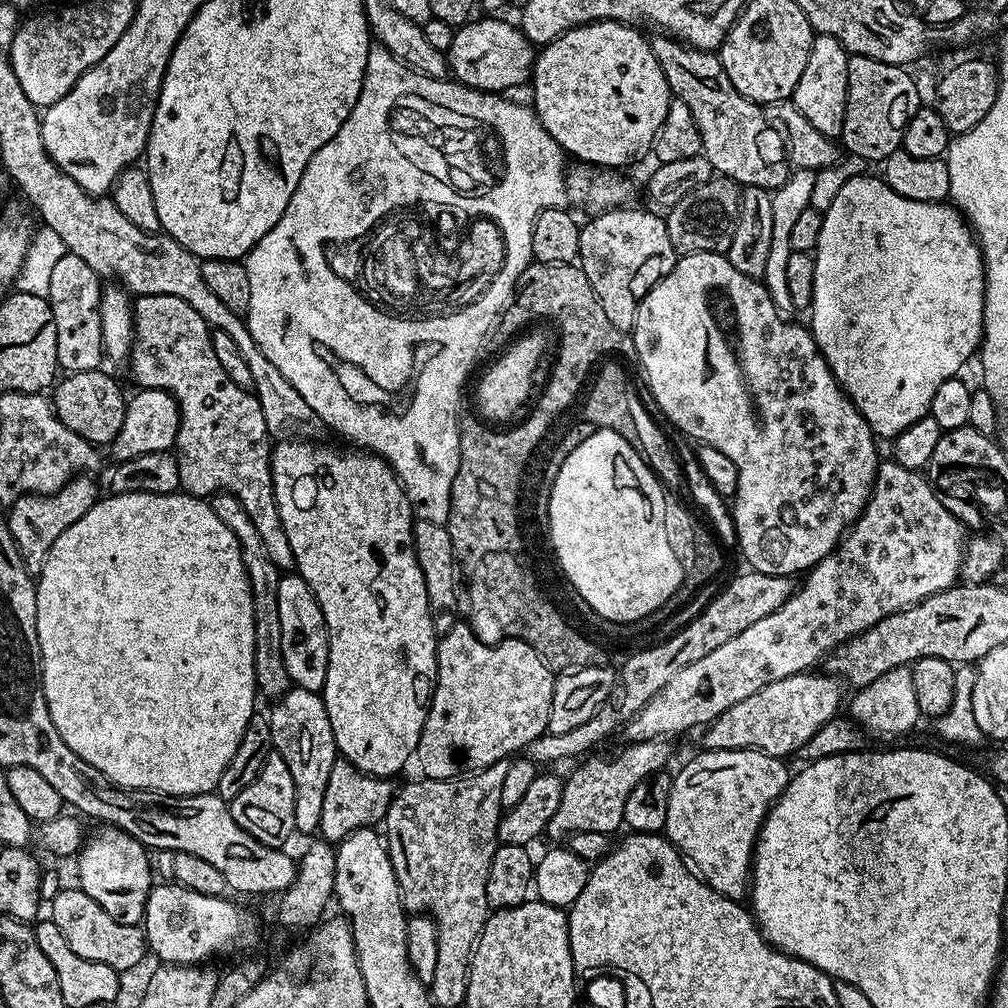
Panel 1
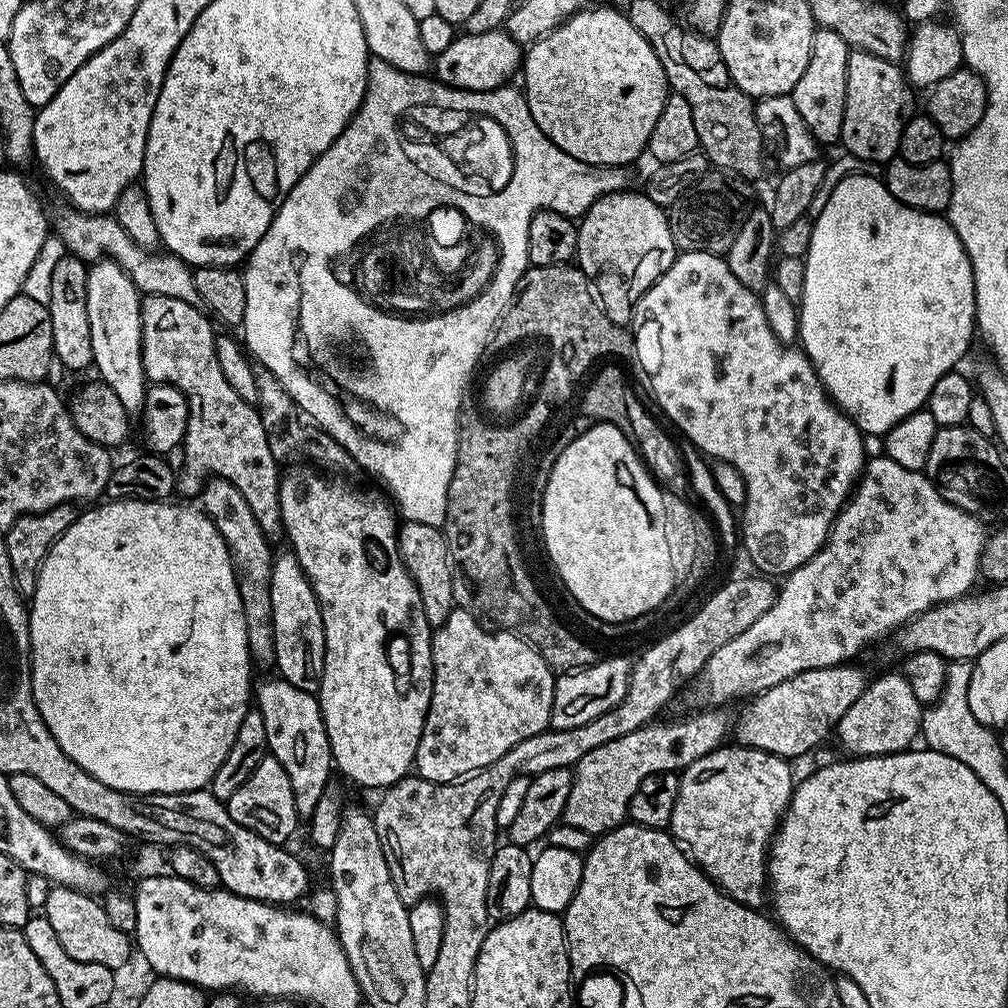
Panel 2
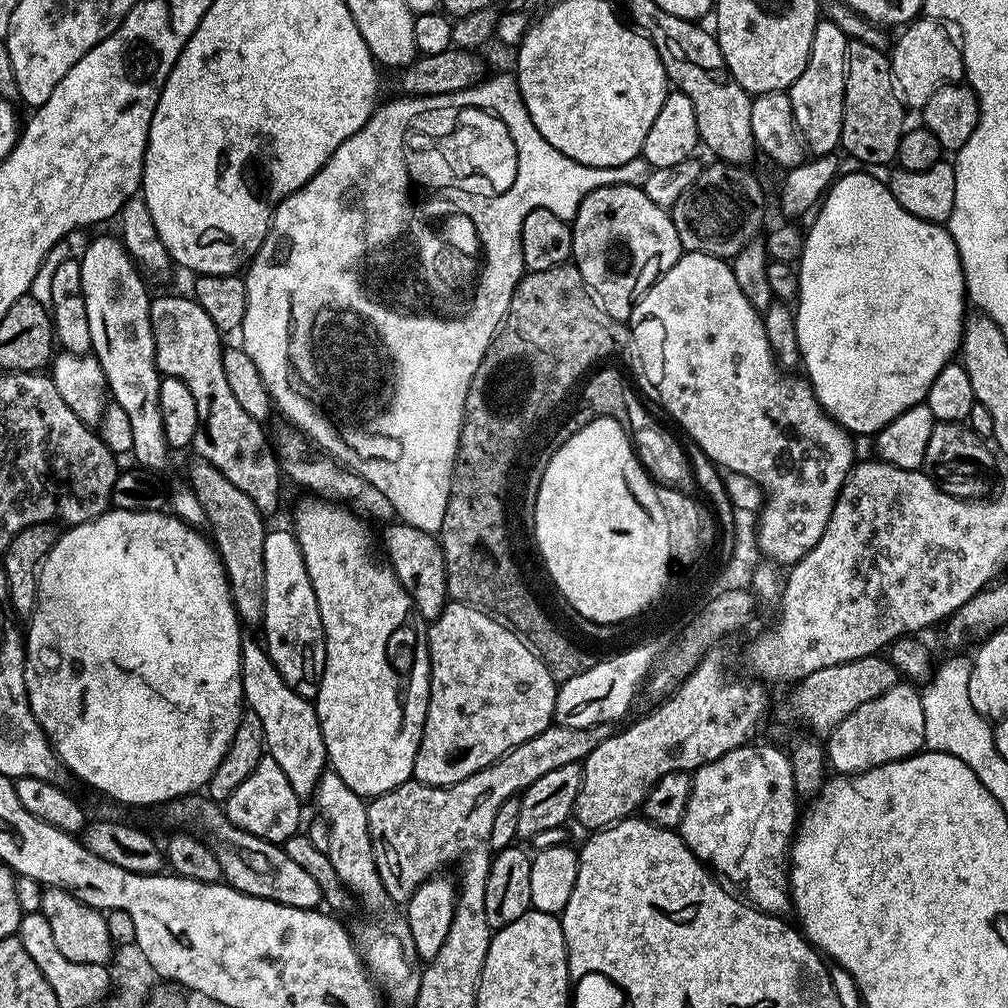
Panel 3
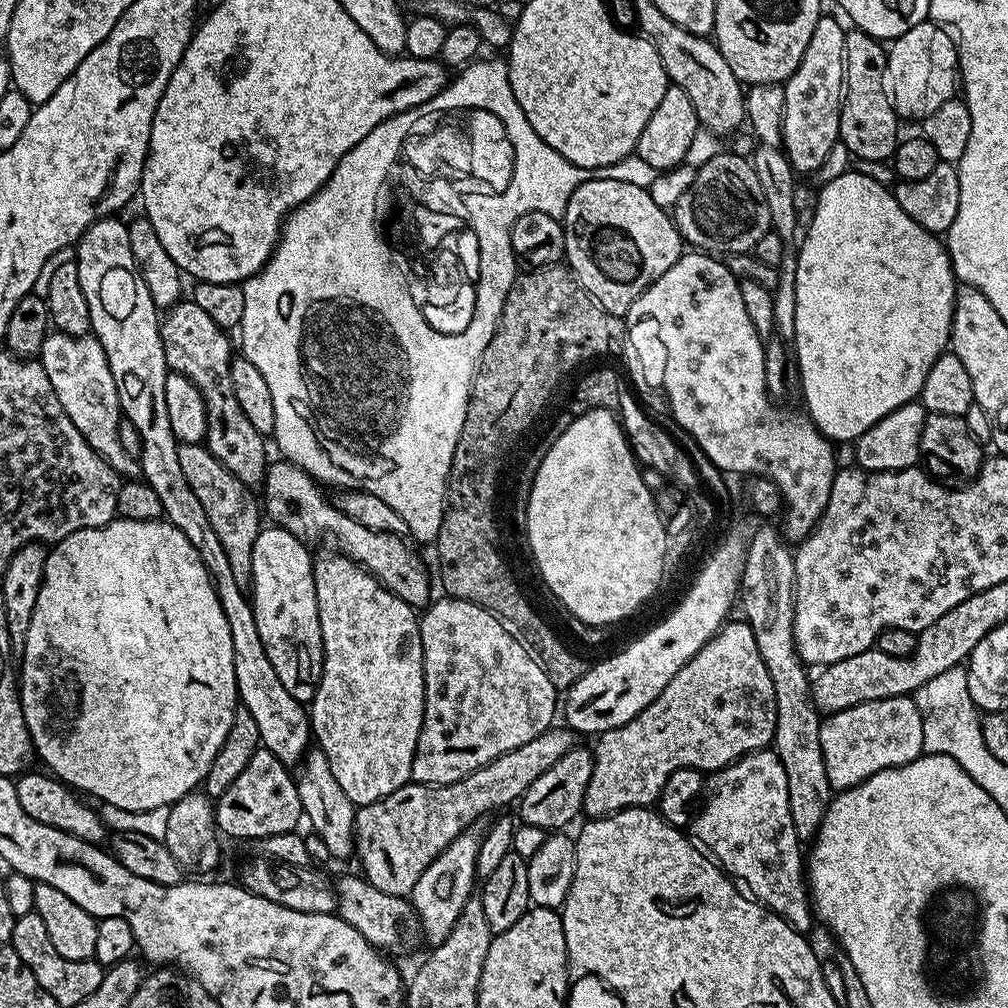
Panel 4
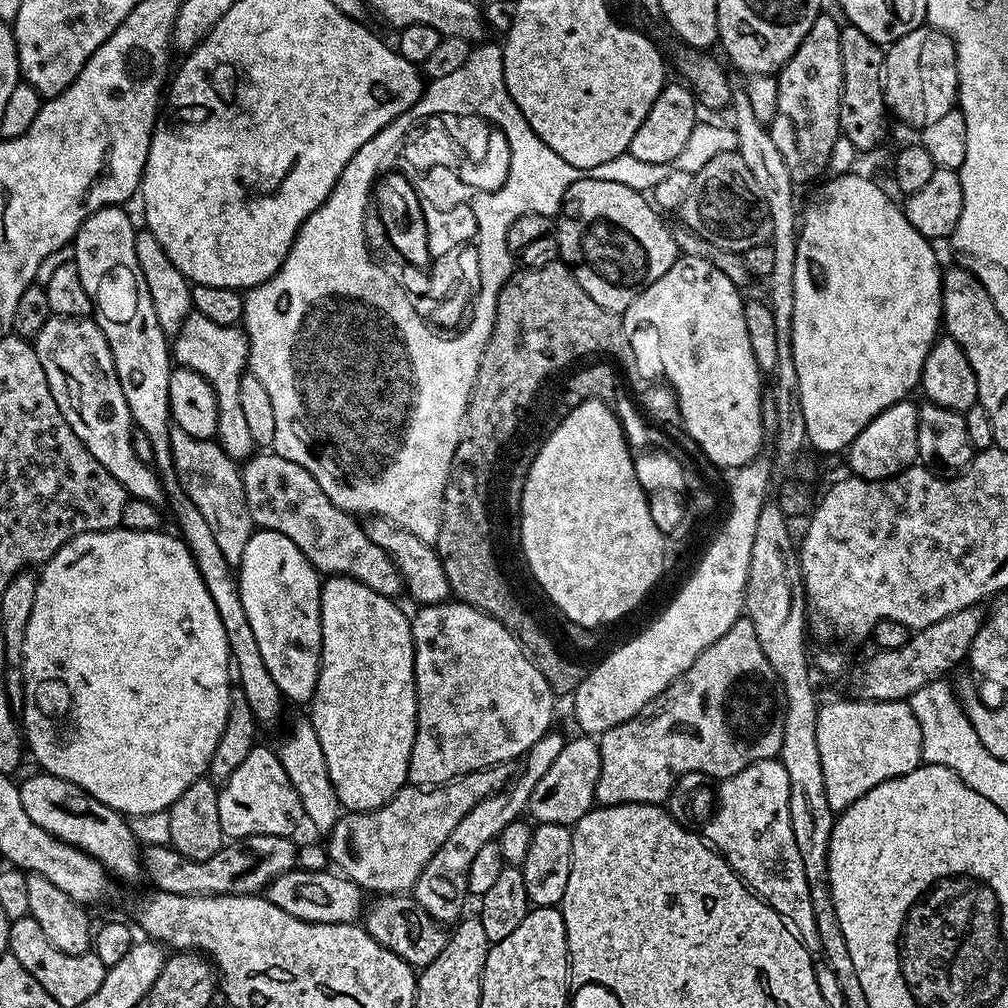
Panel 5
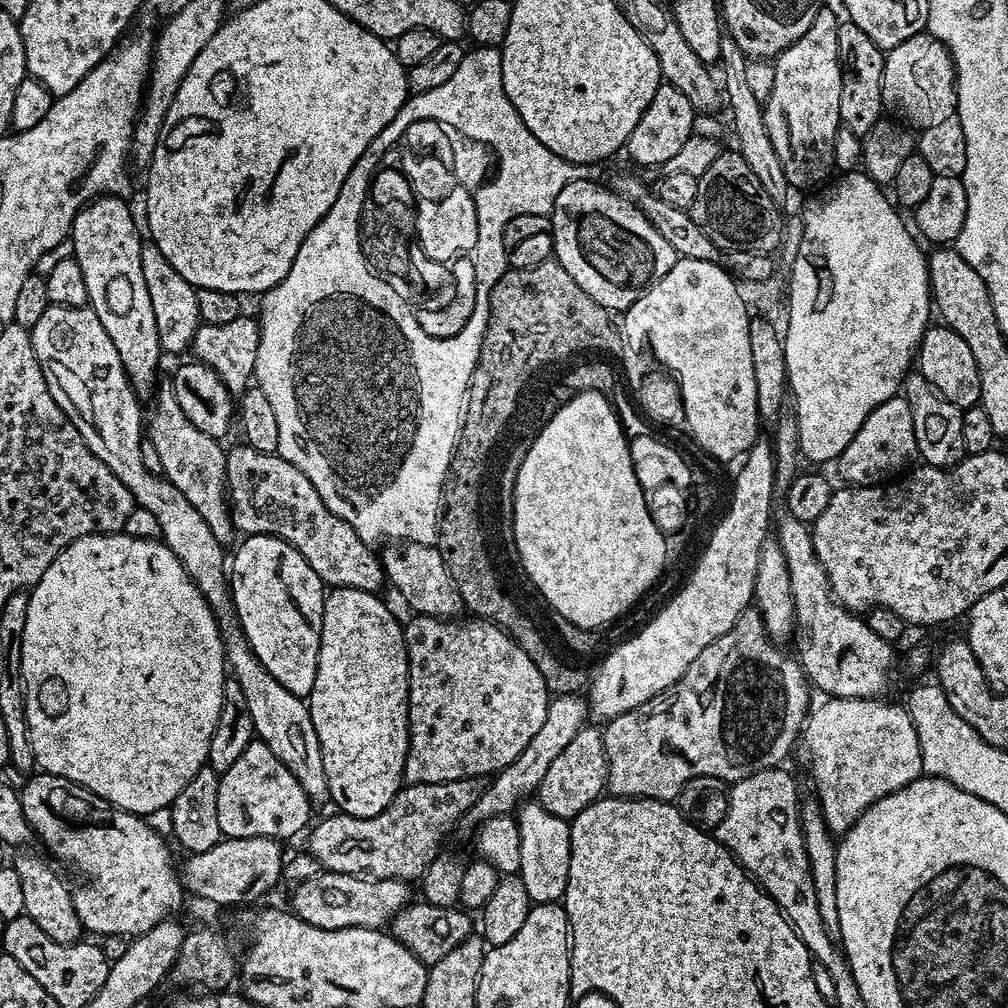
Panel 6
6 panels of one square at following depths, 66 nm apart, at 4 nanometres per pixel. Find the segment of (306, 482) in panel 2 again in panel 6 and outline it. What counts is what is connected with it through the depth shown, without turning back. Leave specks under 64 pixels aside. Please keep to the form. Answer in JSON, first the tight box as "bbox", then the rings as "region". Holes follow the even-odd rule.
{"bbox":[306,588,408,818],"region":[[[332,588],[324,597],[324,609],[322,610],[322,630],[320,631],[320,653],[318,654],[318,674],[314,678],[314,690],[310,690],[310,694],[306,698],[308,709],[310,710],[310,722],[314,722],[314,734],[318,734],[318,742],[322,746],[322,766],[326,766],[326,782],[328,783],[328,800],[336,803],[341,813],[345,816],[353,816],[354,818],[374,818],[378,814],[382,814],[382,810],[386,810],[386,806],[390,806],[390,802],[396,795],[400,793],[402,785],[405,783],[404,767],[406,766],[406,754],[408,753],[408,651],[406,650],[406,642],[404,641],[404,630],[401,621],[396,621],[396,616],[380,601],[381,597],[374,592],[366,590],[358,590],[357,588]]]}

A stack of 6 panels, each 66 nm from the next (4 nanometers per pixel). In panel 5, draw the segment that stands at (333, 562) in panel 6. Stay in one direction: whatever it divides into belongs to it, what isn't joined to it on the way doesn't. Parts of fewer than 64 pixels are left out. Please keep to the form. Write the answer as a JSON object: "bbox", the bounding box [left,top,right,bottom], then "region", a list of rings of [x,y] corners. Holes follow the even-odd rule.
{"bbox":[242,454,405,598],"region":[[[256,454],[243,461],[242,475],[246,506],[252,515],[253,525],[265,532],[286,534],[286,538],[290,538],[290,542],[294,542],[298,546],[298,550],[302,550],[304,557],[316,567],[317,572],[333,576],[349,576],[362,581],[366,586],[370,586],[370,590],[383,596],[396,598],[399,597],[399,592],[405,591],[404,579],[400,576],[398,566],[386,554],[386,550],[382,550],[382,546],[370,542],[361,521],[355,515],[344,512],[338,506],[334,506],[334,502],[330,502],[330,498],[326,498],[322,486],[318,486],[318,482],[314,482],[310,470],[302,470],[302,466],[298,466],[298,462],[290,462],[275,454]]]}

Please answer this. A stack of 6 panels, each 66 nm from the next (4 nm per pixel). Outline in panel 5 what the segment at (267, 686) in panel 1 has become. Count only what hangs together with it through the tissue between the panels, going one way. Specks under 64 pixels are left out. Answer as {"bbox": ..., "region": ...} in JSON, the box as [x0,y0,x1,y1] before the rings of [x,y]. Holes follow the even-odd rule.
{"bbox":[171,427,254,566],"region":[[[173,427],[171,433],[172,465],[176,477],[180,479],[182,490],[190,498],[190,502],[198,506],[202,518],[206,518],[206,523],[222,549],[222,558],[226,558],[226,562],[233,566],[240,565],[254,525],[250,510],[246,506],[244,478],[237,461],[231,460],[215,439],[190,438],[190,434],[177,427]]]}

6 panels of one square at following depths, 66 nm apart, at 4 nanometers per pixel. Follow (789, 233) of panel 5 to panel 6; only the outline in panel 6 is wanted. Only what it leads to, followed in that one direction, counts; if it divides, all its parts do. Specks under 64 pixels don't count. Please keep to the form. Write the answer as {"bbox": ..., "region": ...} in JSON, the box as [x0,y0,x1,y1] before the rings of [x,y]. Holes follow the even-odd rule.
{"bbox":[718,34,790,202],"region":[[[725,34],[722,38],[722,50],[718,68],[724,71],[724,80],[722,76],[722,92],[726,97],[726,104],[732,107],[732,128],[736,131],[736,140],[740,157],[754,170],[758,177],[758,182],[762,182],[762,190],[770,194],[770,198],[777,202],[784,202],[784,199],[790,195],[788,179],[782,170],[782,162],[778,162],[778,154],[774,154],[774,145],[770,142],[770,134],[766,134],[766,122],[764,121],[764,110],[762,101],[754,98],[749,84],[746,83],[746,66],[749,57],[745,56],[744,51],[734,42],[734,38]]]}

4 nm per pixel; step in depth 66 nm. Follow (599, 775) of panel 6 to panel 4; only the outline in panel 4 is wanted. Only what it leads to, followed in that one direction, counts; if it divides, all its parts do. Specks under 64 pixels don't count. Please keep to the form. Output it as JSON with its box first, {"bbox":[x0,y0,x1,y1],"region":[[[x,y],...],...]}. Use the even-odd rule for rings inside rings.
{"bbox":[518,748,594,830],"region":[[[572,748],[564,752],[552,765],[541,771],[540,777],[532,783],[518,801],[519,819],[530,826],[545,830],[564,830],[577,815],[581,815],[586,798],[586,786],[590,786],[590,774],[594,774],[593,749]]]}

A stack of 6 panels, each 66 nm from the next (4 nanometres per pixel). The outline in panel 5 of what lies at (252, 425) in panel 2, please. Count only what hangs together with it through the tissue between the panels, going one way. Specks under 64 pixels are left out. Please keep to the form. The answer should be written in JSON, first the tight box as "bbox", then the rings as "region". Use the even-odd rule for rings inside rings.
{"bbox":[170,311,256,462],"region":[[[193,311],[176,331],[170,352],[179,367],[194,370],[210,382],[218,402],[216,438],[220,447],[231,460],[243,462],[249,459],[256,443],[250,438],[250,429],[243,416],[242,397],[238,395],[238,386],[248,368],[248,338],[243,327],[218,326],[218,322],[210,322],[210,318],[202,318],[202,314]]]}

